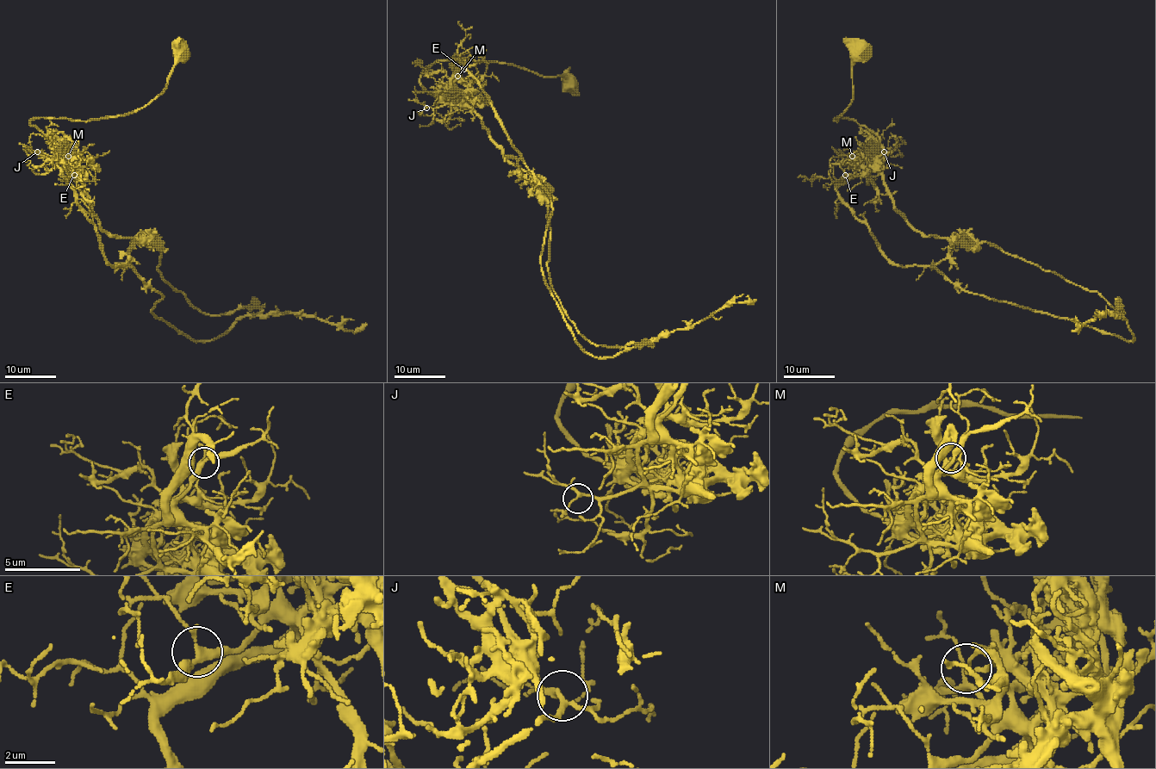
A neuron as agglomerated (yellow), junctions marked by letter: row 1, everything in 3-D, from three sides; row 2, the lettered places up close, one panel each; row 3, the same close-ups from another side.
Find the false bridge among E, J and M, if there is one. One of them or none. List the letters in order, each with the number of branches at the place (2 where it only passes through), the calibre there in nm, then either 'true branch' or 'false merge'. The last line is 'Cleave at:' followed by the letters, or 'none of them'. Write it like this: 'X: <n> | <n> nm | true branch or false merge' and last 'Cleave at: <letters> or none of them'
E: 3 | 260 nm | true branch
J: 4 | 180 nm | true branch
M: 2 | 140 nm | false merge
Cleave at: M

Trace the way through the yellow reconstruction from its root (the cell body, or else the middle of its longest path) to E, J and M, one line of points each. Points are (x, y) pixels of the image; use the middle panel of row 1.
E: (570, 81), (514, 65), (458, 58), (435, 61), (419, 83), (429, 93), (441, 94), (463, 69)
J: (570, 81), (507, 64), (438, 59), (419, 83), (446, 104), (426, 108)
M: (570, 81), (514, 65), (458, 58), (435, 61), (419, 83), (436, 96), (458, 76)

